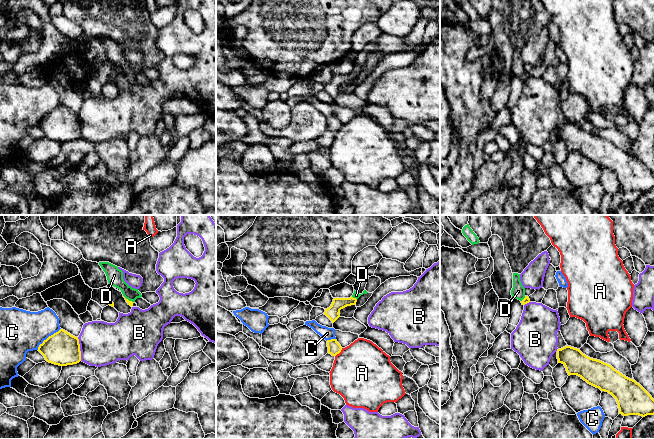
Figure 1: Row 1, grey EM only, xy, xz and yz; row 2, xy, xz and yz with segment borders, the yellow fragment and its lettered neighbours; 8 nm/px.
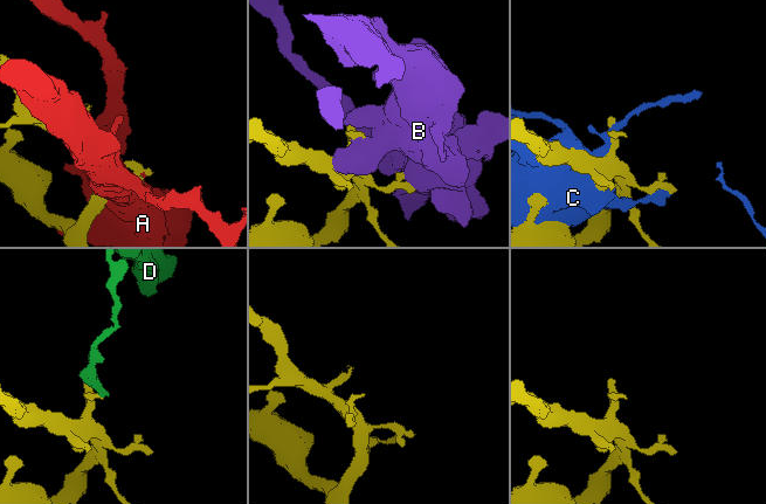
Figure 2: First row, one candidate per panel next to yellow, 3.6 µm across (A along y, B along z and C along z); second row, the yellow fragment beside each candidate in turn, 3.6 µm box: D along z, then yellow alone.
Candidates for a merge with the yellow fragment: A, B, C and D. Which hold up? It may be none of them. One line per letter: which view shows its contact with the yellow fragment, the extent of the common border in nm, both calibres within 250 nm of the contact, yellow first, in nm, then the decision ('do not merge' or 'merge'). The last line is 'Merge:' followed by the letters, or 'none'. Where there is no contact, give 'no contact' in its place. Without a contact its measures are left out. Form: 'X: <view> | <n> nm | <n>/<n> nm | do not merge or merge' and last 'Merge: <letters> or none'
A: xz | 90 nm | 110/480 nm | do not merge
B: xy | 190 nm | 260/340 nm | do not merge
C: xy | 260 nm | 260/340 nm | do not merge
D: xz | 50 nm | 100/50 nm | do not merge
Merge: none

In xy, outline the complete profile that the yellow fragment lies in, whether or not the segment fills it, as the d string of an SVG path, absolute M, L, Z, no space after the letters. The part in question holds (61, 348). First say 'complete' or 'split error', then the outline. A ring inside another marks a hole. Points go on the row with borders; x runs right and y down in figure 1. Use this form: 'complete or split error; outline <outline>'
complete; outline M60 329L39 345L38 351L49 363L67 366L81 361L81 351L78 337Z

